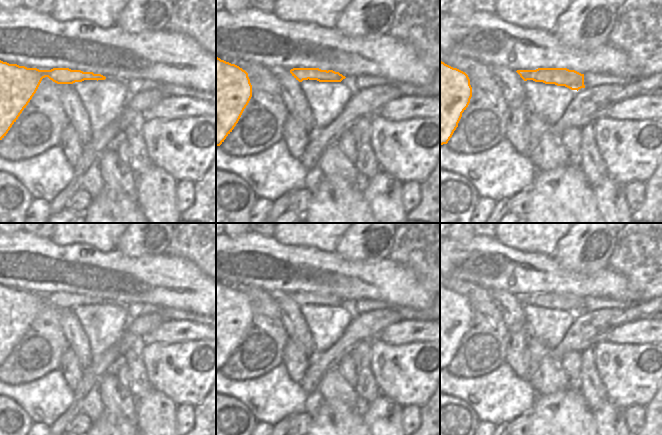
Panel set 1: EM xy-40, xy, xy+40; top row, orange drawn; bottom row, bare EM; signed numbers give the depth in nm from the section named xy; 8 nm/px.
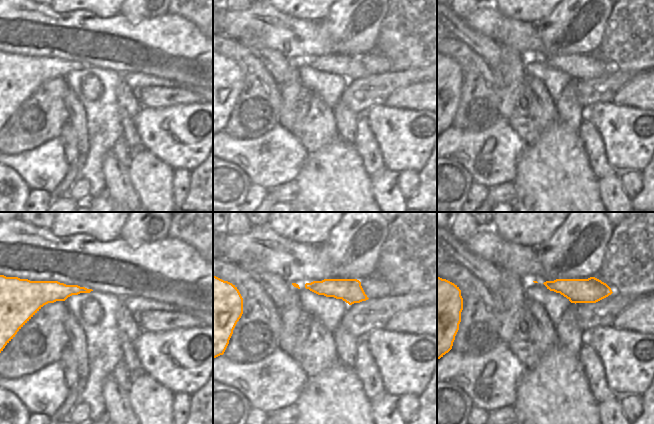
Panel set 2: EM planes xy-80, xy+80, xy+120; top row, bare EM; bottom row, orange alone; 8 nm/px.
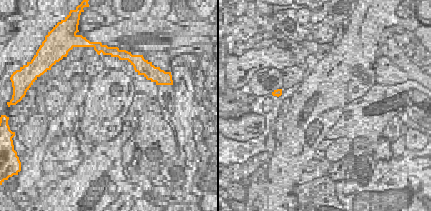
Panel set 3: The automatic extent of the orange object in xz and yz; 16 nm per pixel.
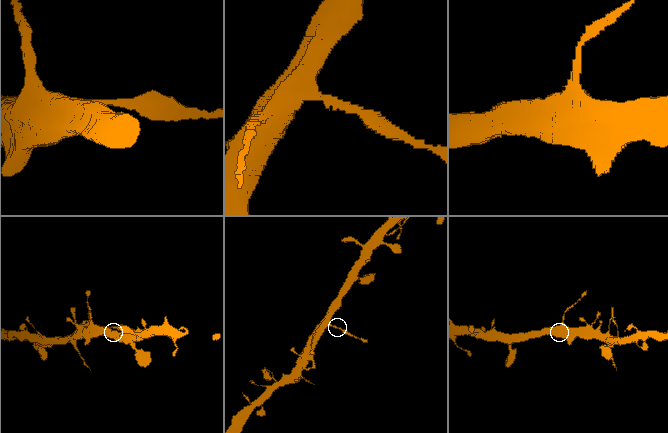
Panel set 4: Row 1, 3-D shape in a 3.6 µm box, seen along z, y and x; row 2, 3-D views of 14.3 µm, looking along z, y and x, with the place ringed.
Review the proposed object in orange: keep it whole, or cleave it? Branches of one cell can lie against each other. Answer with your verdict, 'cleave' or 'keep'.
cleave

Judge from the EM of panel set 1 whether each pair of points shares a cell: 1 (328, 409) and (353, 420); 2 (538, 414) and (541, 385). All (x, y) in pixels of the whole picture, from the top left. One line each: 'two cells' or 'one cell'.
1: one cell
2: two cells

